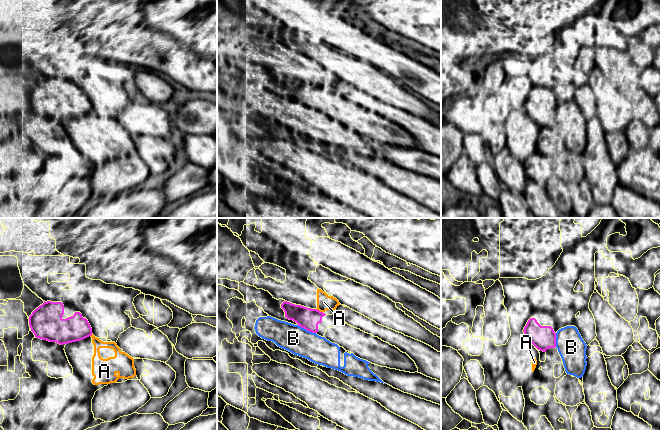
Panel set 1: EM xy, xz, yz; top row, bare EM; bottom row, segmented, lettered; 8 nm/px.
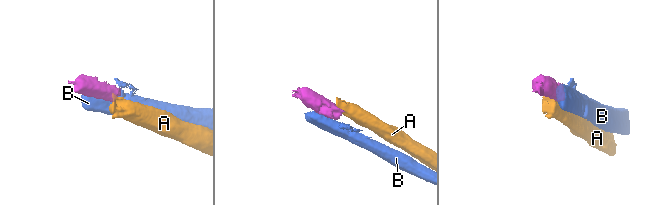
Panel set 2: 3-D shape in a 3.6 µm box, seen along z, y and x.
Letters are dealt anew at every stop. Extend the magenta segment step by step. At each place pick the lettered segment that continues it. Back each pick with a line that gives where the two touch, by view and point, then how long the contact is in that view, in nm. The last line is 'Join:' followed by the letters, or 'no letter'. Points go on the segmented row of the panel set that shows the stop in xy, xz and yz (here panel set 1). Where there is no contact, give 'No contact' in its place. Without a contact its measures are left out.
Join: no letter

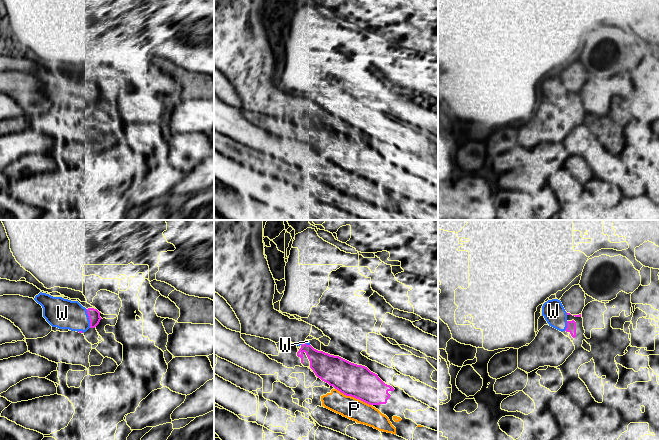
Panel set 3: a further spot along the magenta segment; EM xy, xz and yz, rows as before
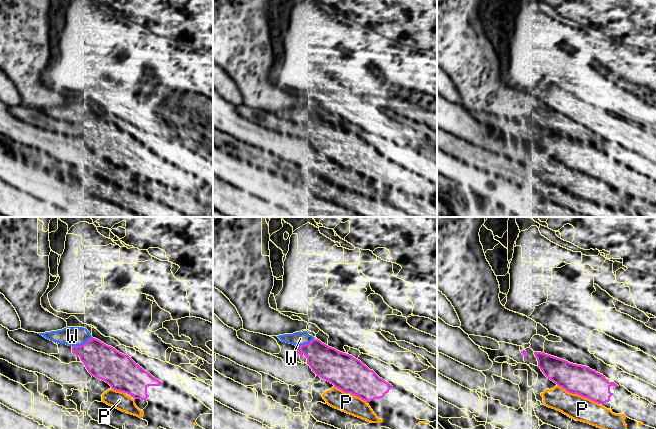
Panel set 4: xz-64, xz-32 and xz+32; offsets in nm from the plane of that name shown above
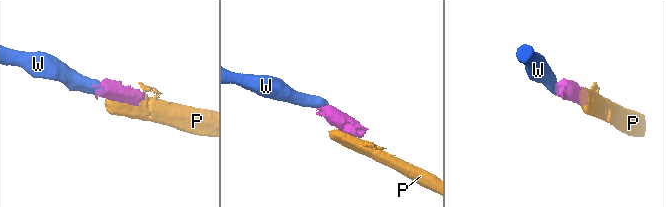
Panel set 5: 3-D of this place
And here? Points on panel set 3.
W: Touches magenta at xy (89, 318). Shared border 160 nm
Join: W

